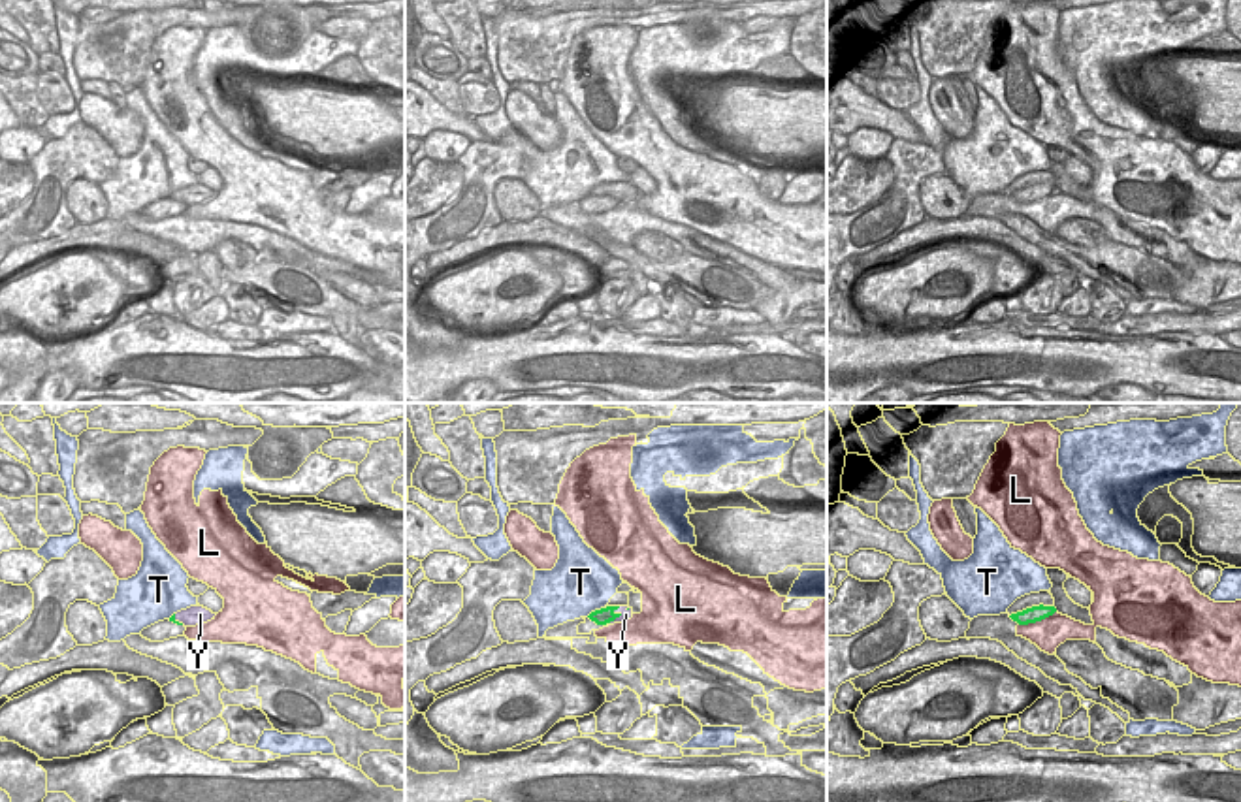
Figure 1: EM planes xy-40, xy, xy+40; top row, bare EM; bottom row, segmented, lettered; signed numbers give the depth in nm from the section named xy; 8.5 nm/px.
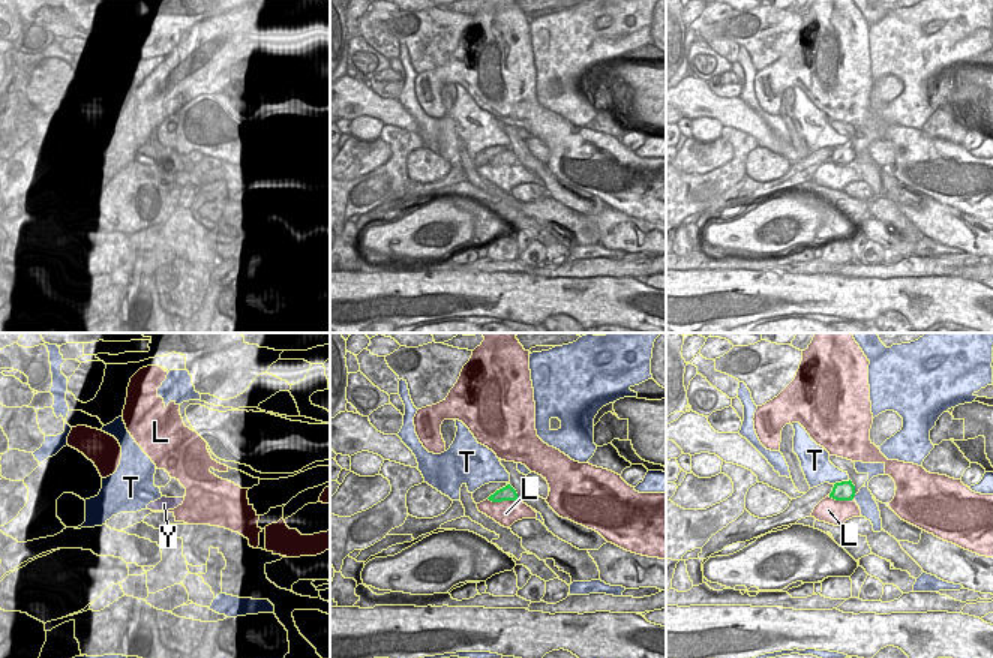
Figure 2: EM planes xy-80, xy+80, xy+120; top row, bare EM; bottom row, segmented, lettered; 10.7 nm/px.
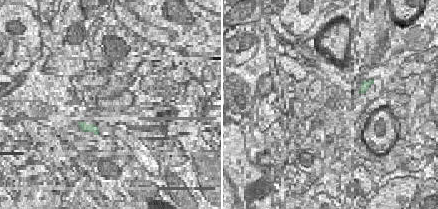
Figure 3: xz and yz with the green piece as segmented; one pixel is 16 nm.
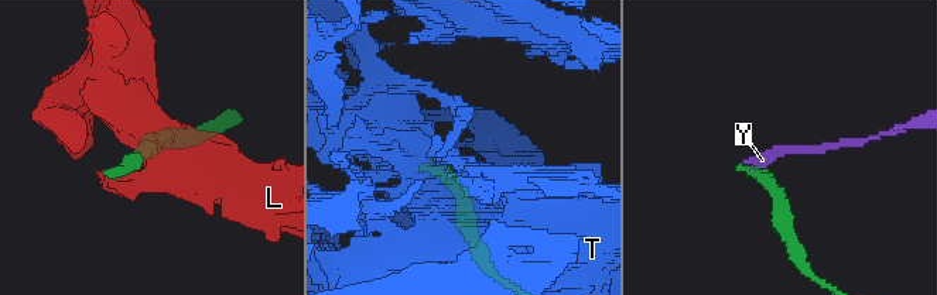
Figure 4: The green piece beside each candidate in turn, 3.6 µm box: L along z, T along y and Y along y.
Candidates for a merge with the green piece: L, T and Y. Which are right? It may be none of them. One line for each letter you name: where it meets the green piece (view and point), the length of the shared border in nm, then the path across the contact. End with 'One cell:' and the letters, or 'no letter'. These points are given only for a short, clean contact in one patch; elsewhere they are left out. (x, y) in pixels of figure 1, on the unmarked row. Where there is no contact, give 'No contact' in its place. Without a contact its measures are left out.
One cell: no letter

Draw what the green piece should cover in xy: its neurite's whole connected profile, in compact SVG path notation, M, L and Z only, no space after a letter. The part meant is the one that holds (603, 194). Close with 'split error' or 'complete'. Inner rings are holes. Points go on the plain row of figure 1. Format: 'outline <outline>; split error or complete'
outline M606 184L591 190L588 196L584 196L586 200L578 203L578 213L591 213L593 209L608 205L610 200L621 194L616 190L618 186L620 184Z; split error

